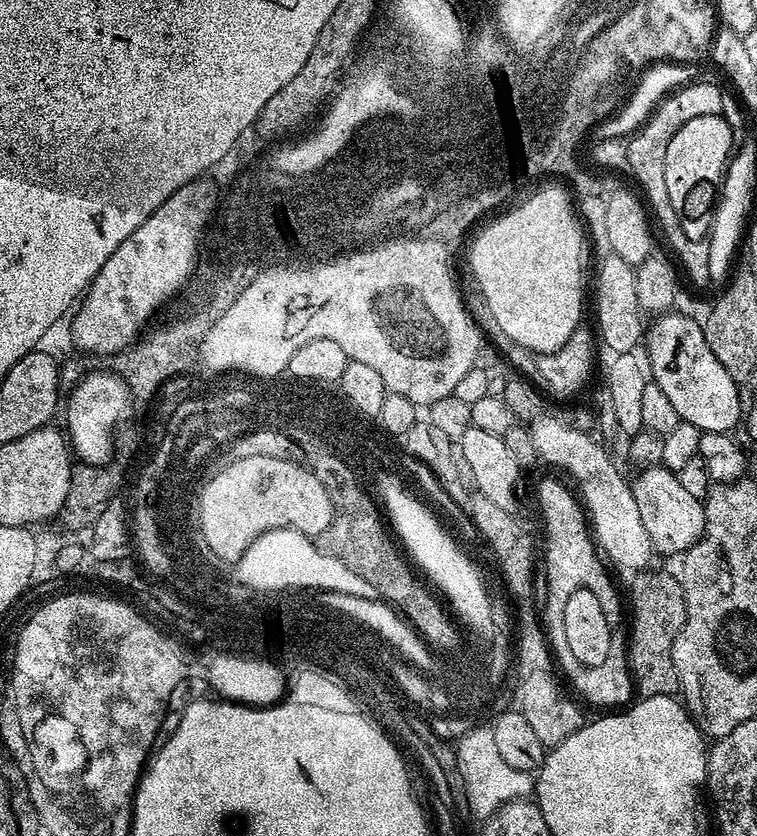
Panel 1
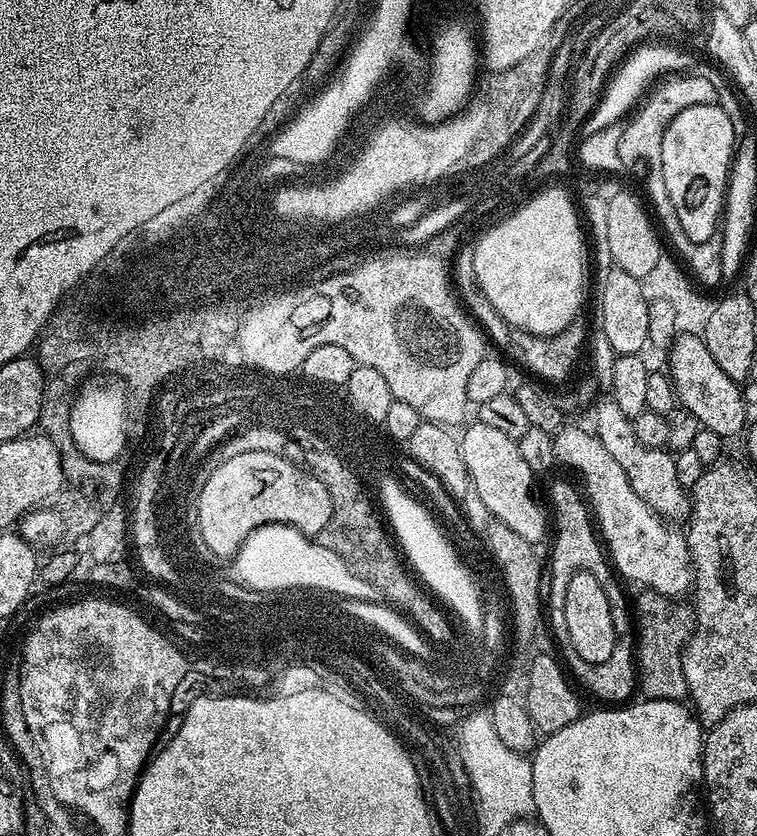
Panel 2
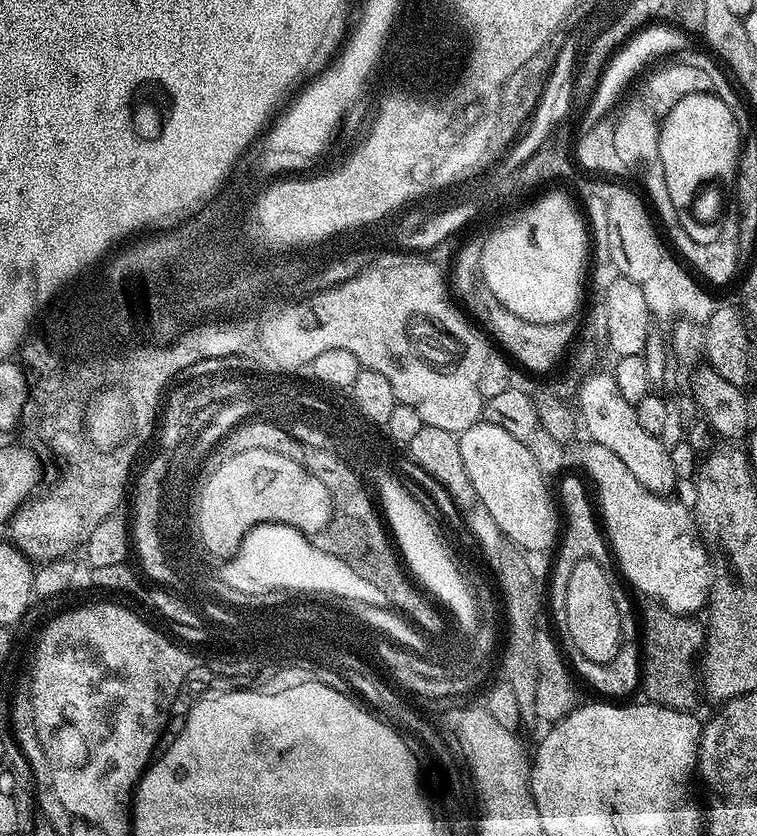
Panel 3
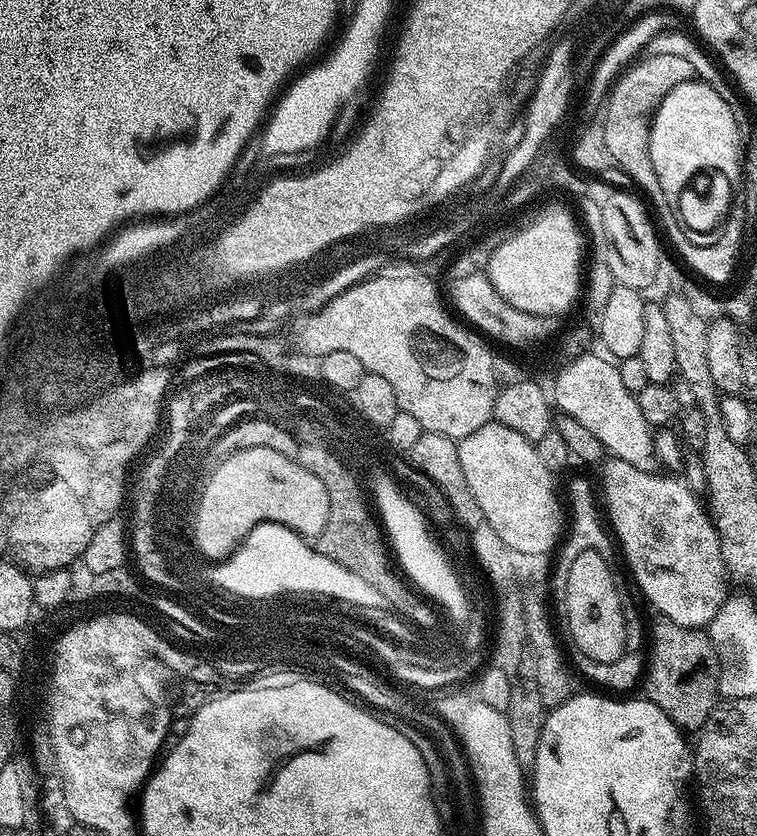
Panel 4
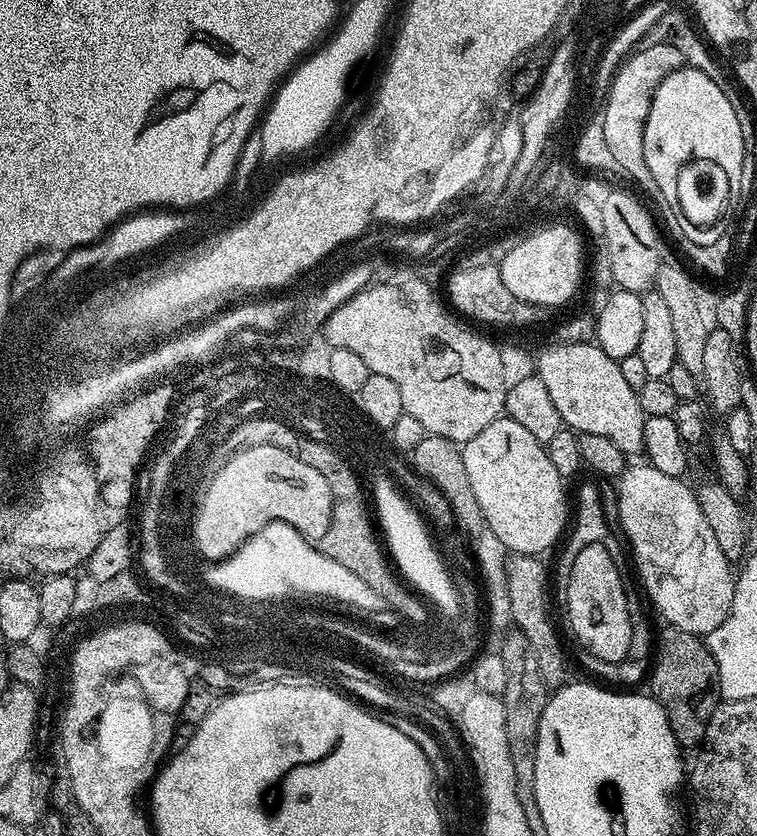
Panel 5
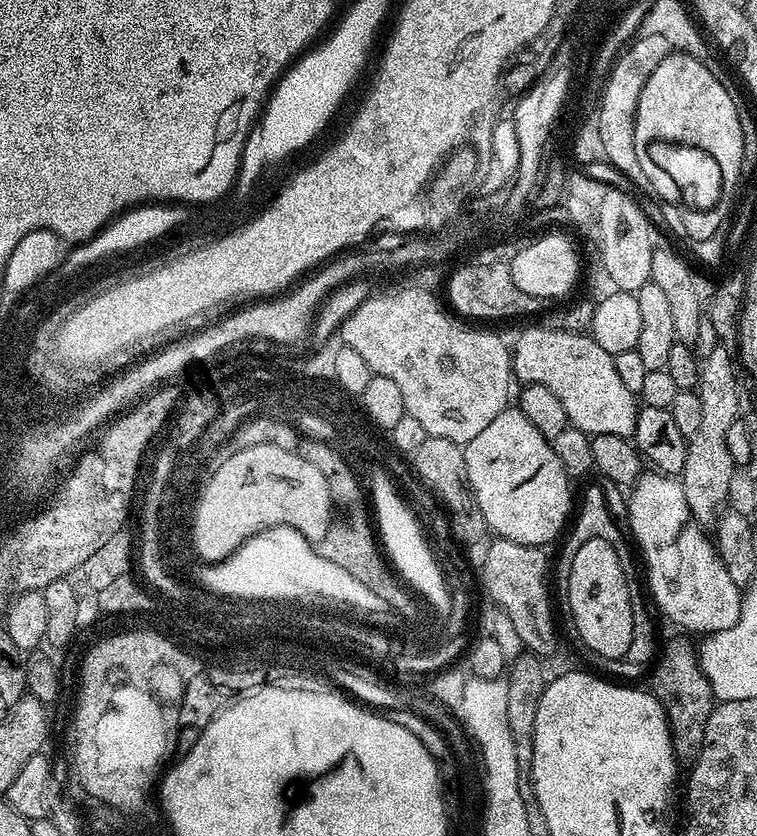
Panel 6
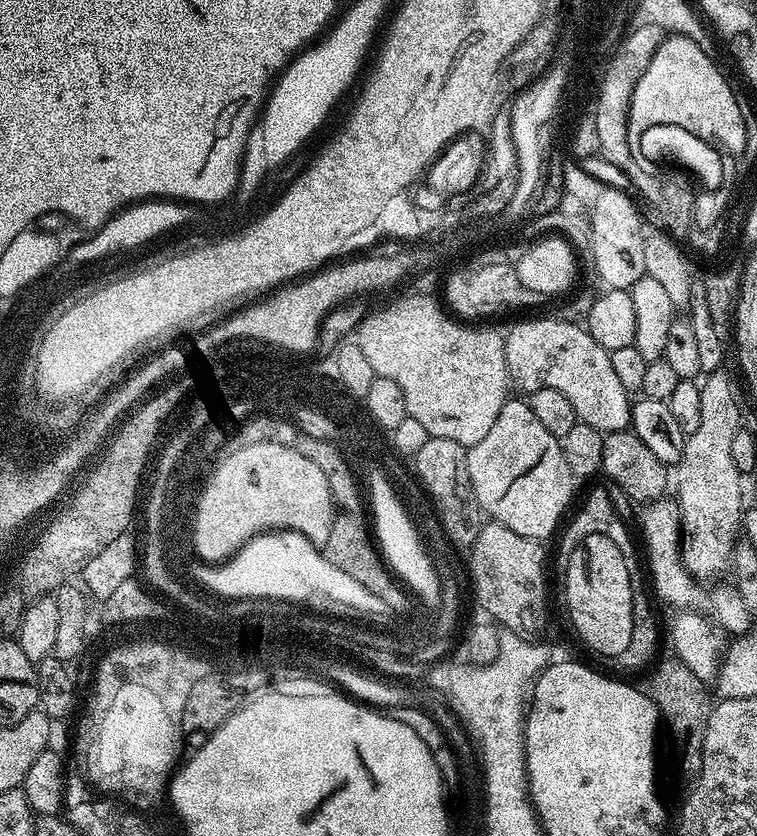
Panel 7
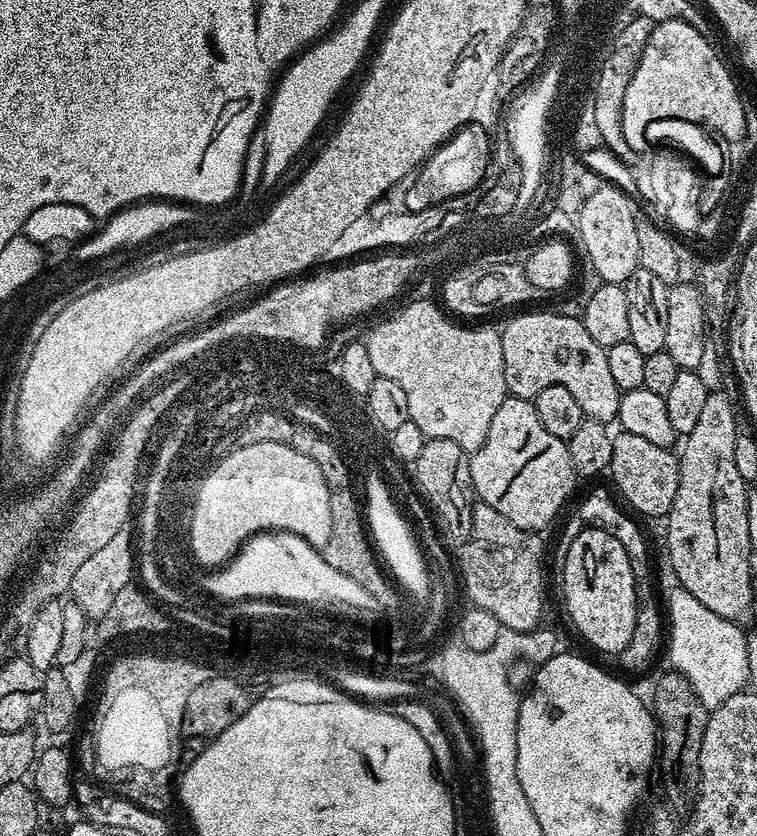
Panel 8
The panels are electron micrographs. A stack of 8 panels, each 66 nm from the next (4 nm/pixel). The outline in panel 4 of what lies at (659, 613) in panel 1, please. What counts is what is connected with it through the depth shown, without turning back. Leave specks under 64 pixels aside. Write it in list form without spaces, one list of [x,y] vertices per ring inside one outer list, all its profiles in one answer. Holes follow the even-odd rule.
[[[656,618],[653,624],[651,621],[646,671],[642,676],[643,695],[654,702],[654,706],[661,708],[685,733],[699,733],[706,718],[710,718],[715,710],[721,699],[721,667],[722,657],[704,628],[678,626],[663,618]]]

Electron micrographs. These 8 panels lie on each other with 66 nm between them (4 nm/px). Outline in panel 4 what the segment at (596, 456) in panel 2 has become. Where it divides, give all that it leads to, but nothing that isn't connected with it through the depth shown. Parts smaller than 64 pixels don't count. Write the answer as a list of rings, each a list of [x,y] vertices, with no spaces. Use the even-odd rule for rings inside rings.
[[[609,457],[603,463],[603,468],[602,498],[603,501],[604,498],[606,500],[604,508],[607,519],[608,516],[610,518],[608,524],[613,528],[613,535],[617,536],[615,539],[619,549],[621,546],[637,586],[663,619],[687,628],[707,627],[728,597],[728,575],[721,556],[720,536],[711,517],[704,511],[703,503],[699,503],[699,497],[677,477],[642,471],[630,462],[616,457]]]

